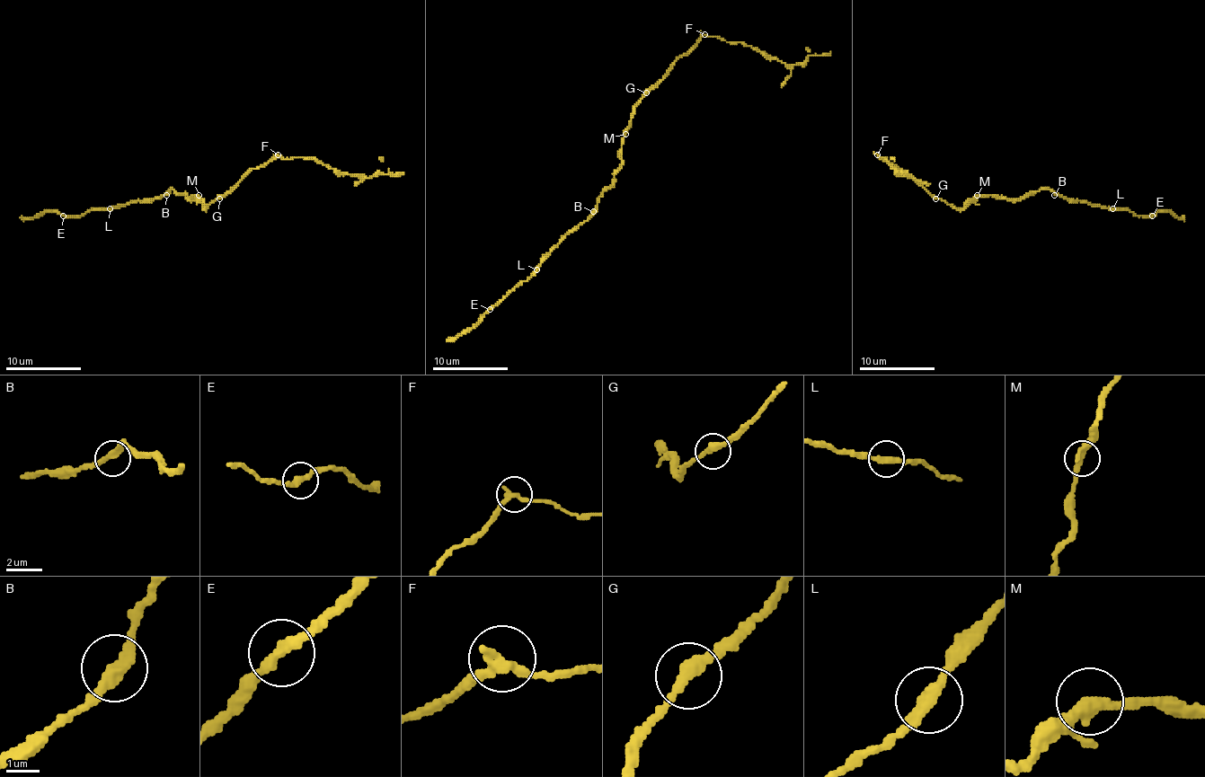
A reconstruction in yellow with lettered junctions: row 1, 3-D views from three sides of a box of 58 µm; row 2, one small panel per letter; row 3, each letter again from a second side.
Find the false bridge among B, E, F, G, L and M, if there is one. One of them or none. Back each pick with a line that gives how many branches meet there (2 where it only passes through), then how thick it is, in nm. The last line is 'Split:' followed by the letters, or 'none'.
F: branches 2; calibre 320 nm
Split: F

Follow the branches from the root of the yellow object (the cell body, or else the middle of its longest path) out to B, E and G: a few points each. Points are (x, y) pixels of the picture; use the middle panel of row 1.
B: (624, 134), (622, 163), (615, 170), (614, 181), (603, 192), (593, 211)
E: (624, 134), (622, 163), (614, 181), (598, 198), (597, 209), (571, 230), (526, 281), (518, 283), (490, 309)
G: (624, 134), (633, 118), (633, 110), (646, 92)

